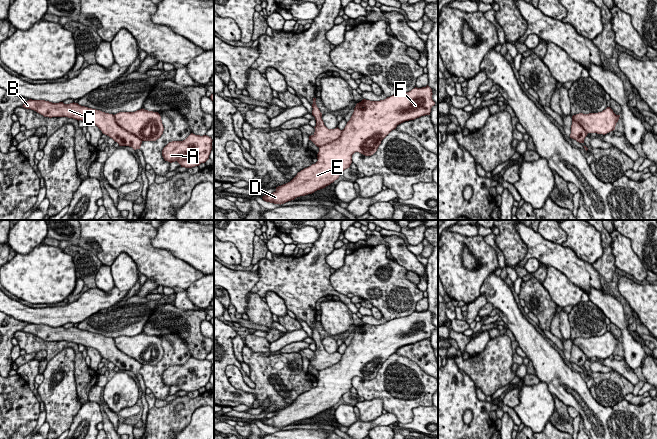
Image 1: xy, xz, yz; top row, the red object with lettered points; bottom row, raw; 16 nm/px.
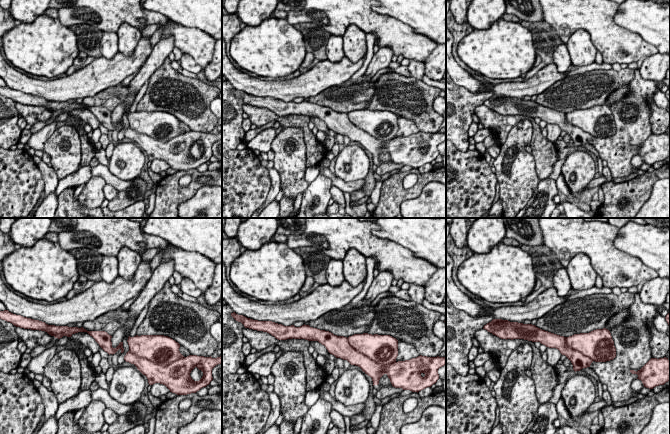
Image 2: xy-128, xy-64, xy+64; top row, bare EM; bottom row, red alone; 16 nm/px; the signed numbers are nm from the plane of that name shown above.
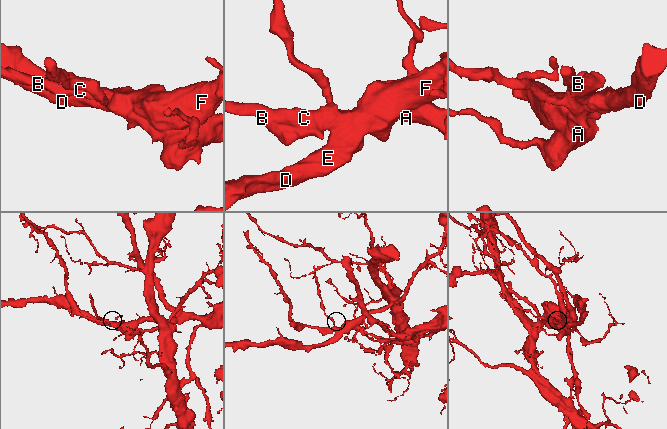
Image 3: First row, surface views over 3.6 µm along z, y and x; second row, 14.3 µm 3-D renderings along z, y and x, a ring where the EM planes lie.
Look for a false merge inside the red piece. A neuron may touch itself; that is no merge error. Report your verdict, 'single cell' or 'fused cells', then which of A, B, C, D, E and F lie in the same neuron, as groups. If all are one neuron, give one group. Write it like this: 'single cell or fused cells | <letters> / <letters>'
fused cells | A B C / D E F

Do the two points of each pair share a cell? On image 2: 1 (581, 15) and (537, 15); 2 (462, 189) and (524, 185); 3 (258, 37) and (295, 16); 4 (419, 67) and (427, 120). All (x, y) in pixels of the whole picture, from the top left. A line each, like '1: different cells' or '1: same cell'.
1: different cells
2: different cells
3: different cells
4: different cells

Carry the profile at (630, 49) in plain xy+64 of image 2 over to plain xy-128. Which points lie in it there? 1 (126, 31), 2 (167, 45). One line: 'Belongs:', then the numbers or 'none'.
Belongs: none

